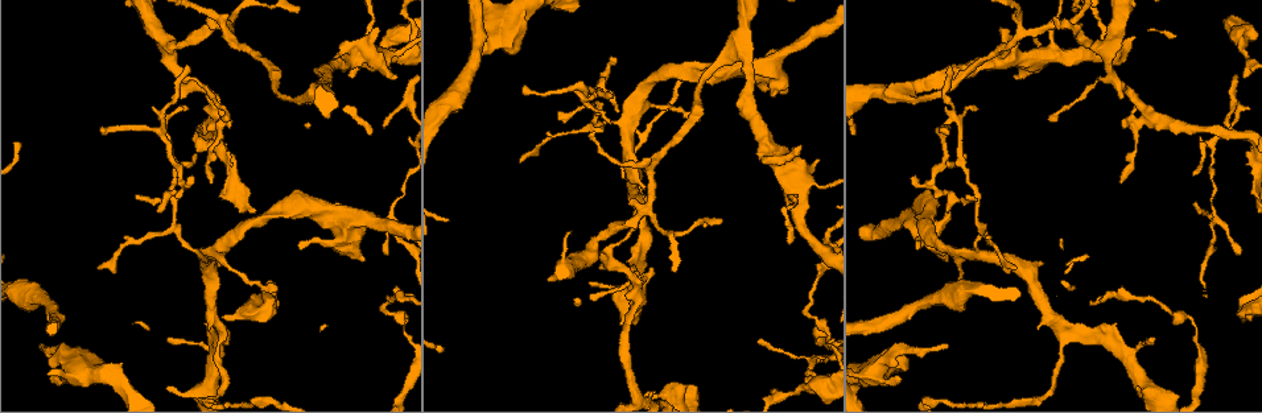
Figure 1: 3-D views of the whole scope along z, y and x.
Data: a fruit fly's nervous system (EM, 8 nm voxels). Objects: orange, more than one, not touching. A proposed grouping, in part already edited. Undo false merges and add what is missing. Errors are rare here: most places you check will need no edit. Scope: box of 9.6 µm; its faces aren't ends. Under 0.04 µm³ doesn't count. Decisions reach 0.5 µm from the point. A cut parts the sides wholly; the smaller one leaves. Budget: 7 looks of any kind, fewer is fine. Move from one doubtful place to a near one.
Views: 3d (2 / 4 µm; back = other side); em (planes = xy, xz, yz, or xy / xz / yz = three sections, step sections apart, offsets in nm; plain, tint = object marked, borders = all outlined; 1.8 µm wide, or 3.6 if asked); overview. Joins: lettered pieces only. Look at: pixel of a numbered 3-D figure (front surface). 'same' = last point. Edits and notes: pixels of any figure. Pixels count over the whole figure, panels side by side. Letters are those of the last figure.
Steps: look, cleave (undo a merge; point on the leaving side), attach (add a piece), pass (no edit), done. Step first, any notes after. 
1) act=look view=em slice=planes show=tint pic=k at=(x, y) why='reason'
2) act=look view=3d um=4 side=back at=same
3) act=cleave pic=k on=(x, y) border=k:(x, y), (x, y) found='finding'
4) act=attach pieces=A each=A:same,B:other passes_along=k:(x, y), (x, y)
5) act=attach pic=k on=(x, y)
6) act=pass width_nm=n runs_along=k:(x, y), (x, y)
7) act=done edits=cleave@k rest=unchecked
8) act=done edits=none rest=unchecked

act=look view=em slice=xz step=16 show=borders pic=1 at=(1103, 47) why='calibre changes'

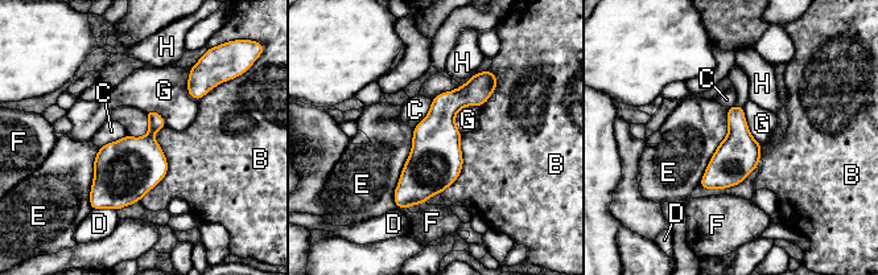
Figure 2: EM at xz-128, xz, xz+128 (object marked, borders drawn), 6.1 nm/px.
act=look view=em slice=planes show=borders at=same why='cut it another way'

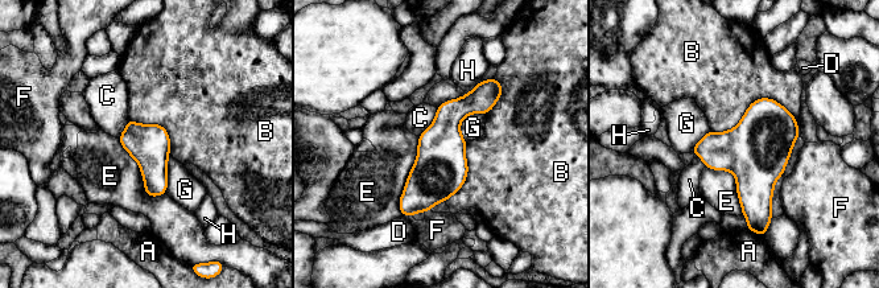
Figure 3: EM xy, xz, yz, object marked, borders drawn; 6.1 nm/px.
act=pass longest_contact=B:550nm each=A:other,B:other,C:other,D:other,E:other,F:other,G:other,H:other runs_along=3:(491, 85), (446, 126), (441, 168), (405, 212) found='continuous, no second neuron'

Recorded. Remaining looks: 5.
act=look view=em slice=planes show=borders pic=1 at=(1239, 310) why='stops while still wide'

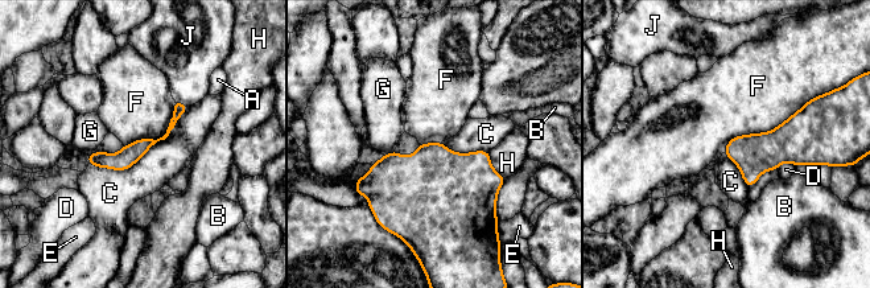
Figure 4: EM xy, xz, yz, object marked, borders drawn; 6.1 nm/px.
act=pass each=A:other,B:other,C:other,D:other,E:other,F:other,G:other,H:other,J:other runs_along=4:(182, 107), (163, 138), (91, 160) found='none of them fits'

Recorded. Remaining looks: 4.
act=look view=em slice=xz step=16 show=borders pic=1 at=(498, 27) why='two arms in line, one across'

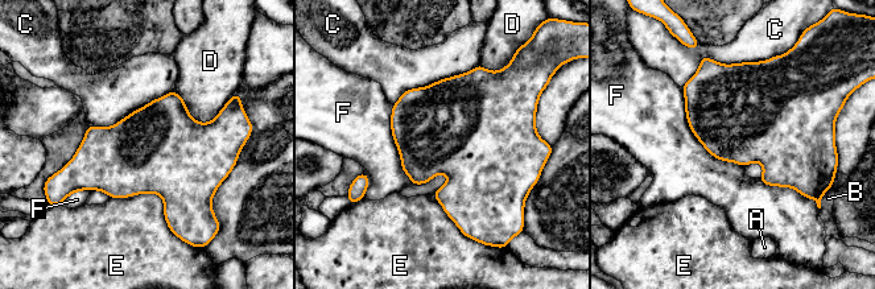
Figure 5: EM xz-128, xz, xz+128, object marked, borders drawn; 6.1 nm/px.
act=pass width_nm=420 longest_contact=F:600nm each=A:other,B:other,C:other,D:other,E:other,F:other found='one neuron here'

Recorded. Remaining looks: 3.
act=done edits=none rest=unchecked

